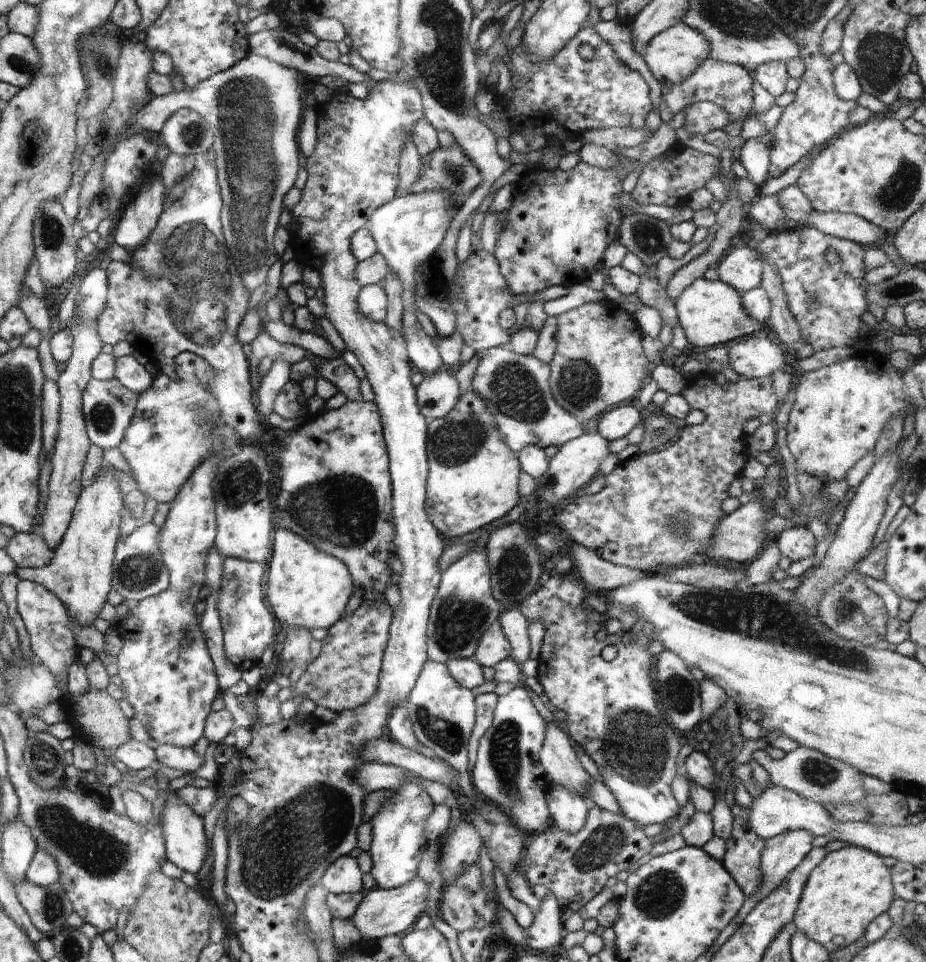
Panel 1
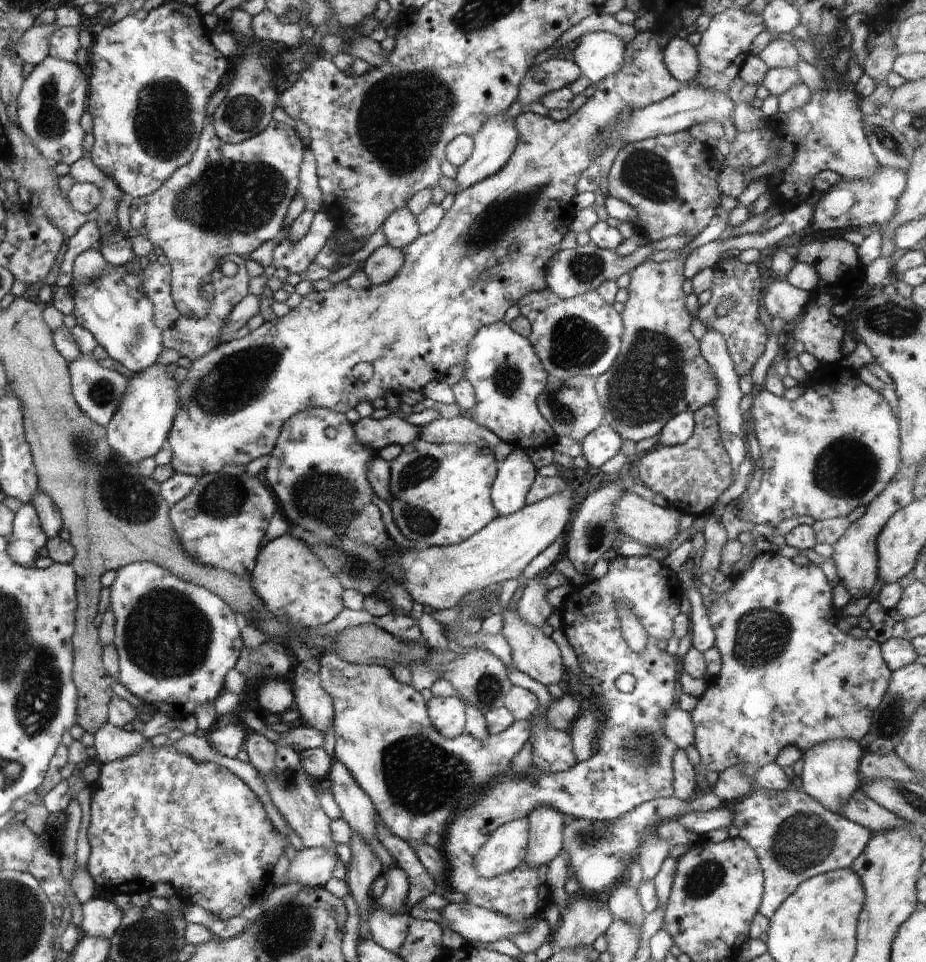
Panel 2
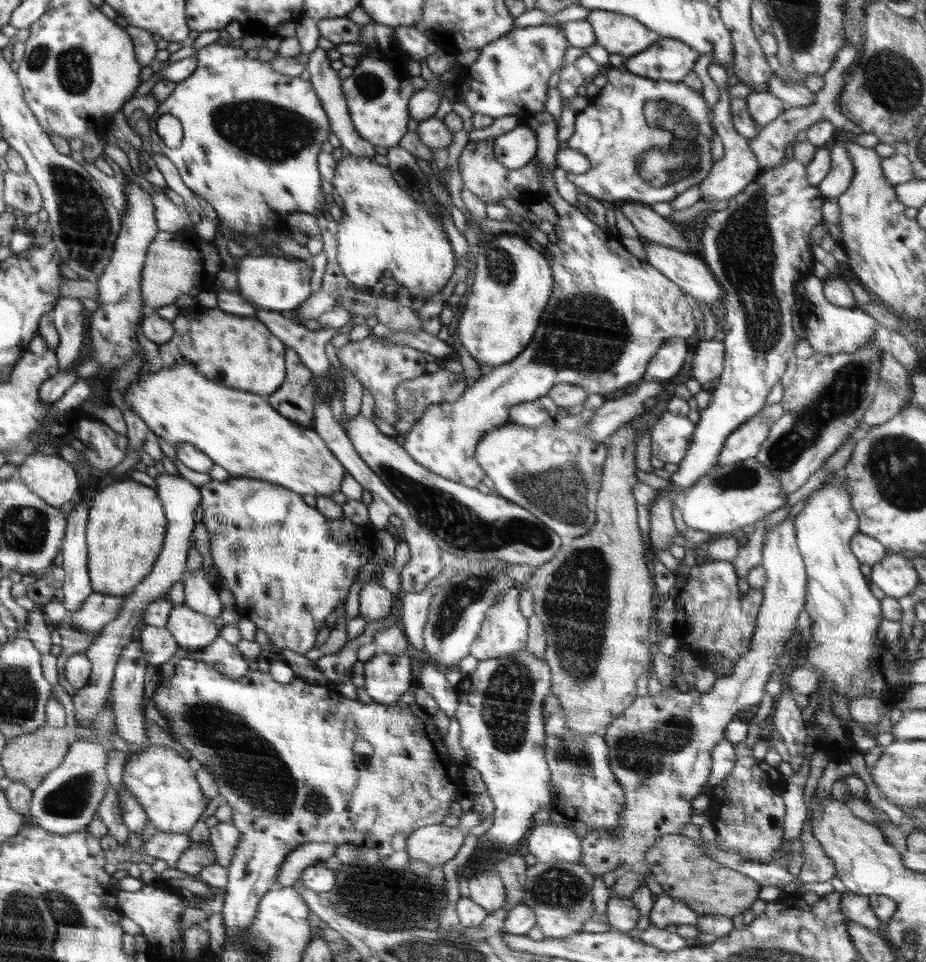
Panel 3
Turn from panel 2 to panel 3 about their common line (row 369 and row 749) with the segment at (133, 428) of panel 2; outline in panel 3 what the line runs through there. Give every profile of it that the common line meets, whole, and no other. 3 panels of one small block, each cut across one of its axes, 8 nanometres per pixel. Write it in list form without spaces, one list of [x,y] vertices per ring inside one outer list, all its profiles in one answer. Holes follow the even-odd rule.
[[[151,745],[144,752],[126,759],[122,783],[144,806],[147,817],[160,833],[189,833],[196,822],[212,810],[214,803],[200,789],[196,767],[193,761],[184,759],[172,748]]]

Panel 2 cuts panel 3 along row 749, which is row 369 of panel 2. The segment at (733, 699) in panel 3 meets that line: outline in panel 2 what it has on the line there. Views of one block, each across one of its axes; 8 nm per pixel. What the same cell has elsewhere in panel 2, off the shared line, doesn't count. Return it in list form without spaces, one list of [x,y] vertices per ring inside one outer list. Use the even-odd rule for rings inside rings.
[[[688,243],[684,248],[676,250],[675,258],[671,260],[659,263],[652,260],[644,261],[631,270],[630,286],[627,288],[629,297],[621,313],[624,334],[620,354],[608,370],[595,379],[596,392],[604,409],[604,422],[617,431],[622,440],[632,440],[636,443],[652,438],[677,414],[689,410],[694,412],[718,400],[720,385],[716,380],[716,374],[703,357],[699,339],[690,332],[692,318],[686,309],[687,295],[682,289],[686,279],[683,274],[684,262],[690,250],[696,250],[696,244],[692,246]]]

